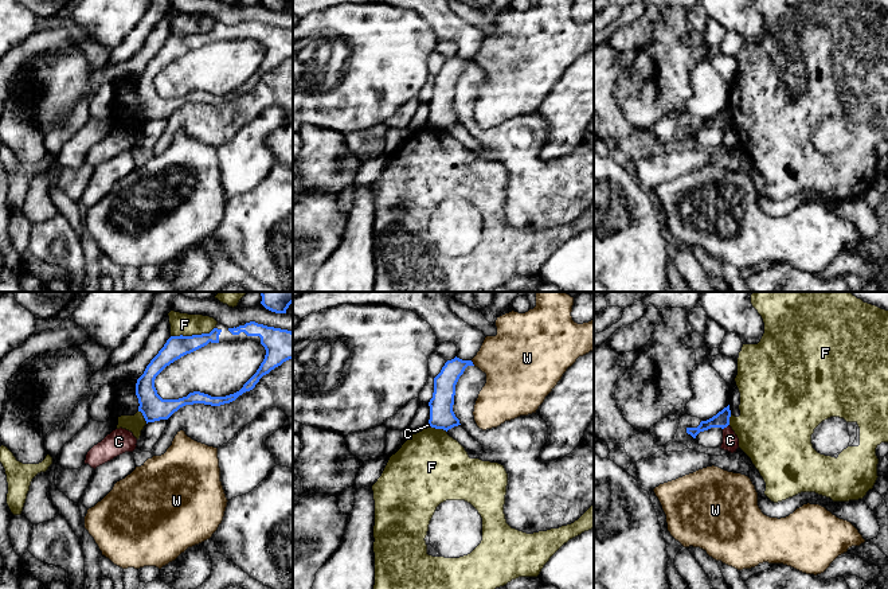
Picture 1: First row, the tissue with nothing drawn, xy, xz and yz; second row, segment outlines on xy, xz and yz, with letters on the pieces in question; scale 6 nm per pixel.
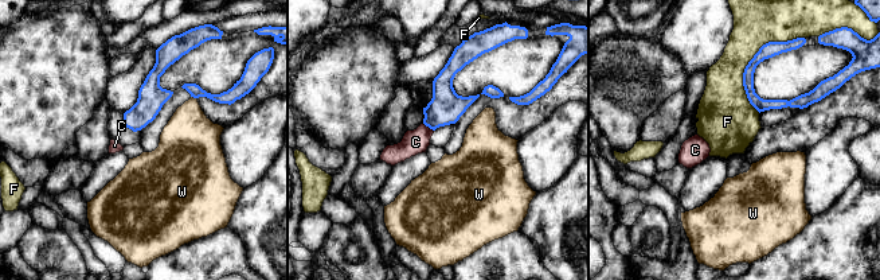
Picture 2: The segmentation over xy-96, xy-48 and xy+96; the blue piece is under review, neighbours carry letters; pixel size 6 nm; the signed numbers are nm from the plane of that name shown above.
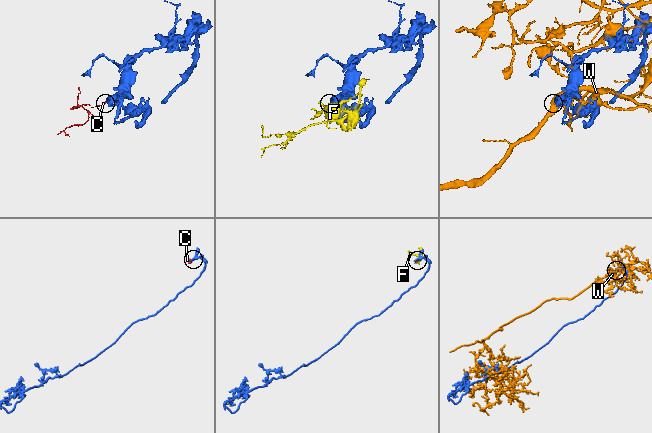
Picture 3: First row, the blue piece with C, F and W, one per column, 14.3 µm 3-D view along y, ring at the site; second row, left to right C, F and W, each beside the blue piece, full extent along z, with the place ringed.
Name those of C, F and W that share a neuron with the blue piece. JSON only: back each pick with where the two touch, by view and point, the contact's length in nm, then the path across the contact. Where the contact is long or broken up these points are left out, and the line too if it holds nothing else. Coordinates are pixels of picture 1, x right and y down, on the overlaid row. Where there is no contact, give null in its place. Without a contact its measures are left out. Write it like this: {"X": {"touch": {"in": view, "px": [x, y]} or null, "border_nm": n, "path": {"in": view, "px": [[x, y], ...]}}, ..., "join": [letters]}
{"join": []}

